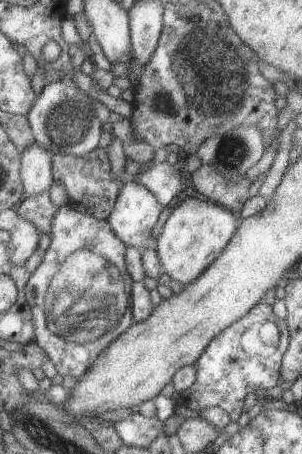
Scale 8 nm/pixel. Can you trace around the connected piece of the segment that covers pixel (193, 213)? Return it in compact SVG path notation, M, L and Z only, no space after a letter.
M193 192L181 197L180 204L172 210L162 234L157 238L156 252L162 262L163 271L172 281L185 287L198 280L204 270L222 254L230 238L236 233L239 221L229 209L218 206L213 201L200 200Z

